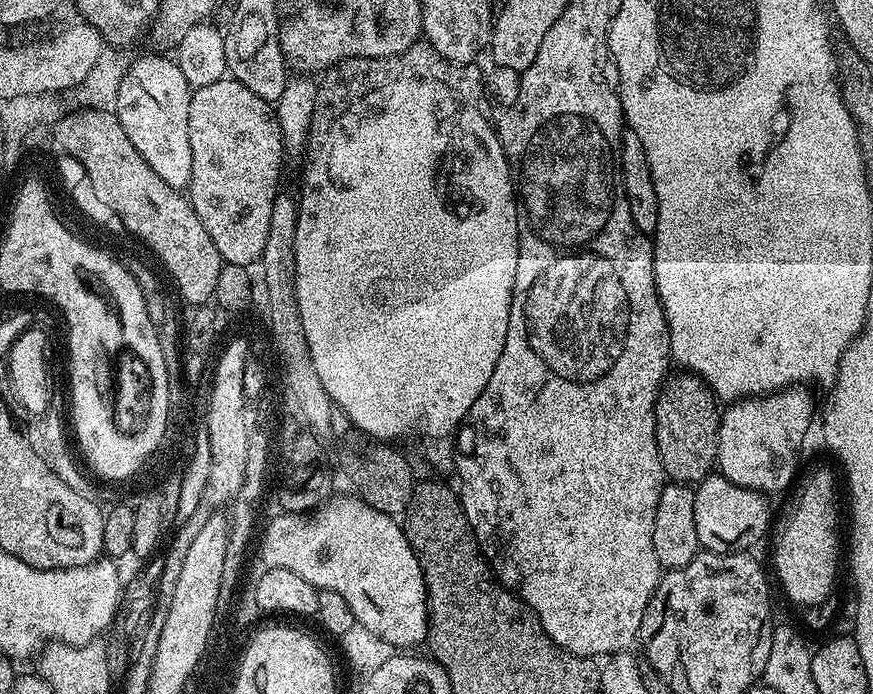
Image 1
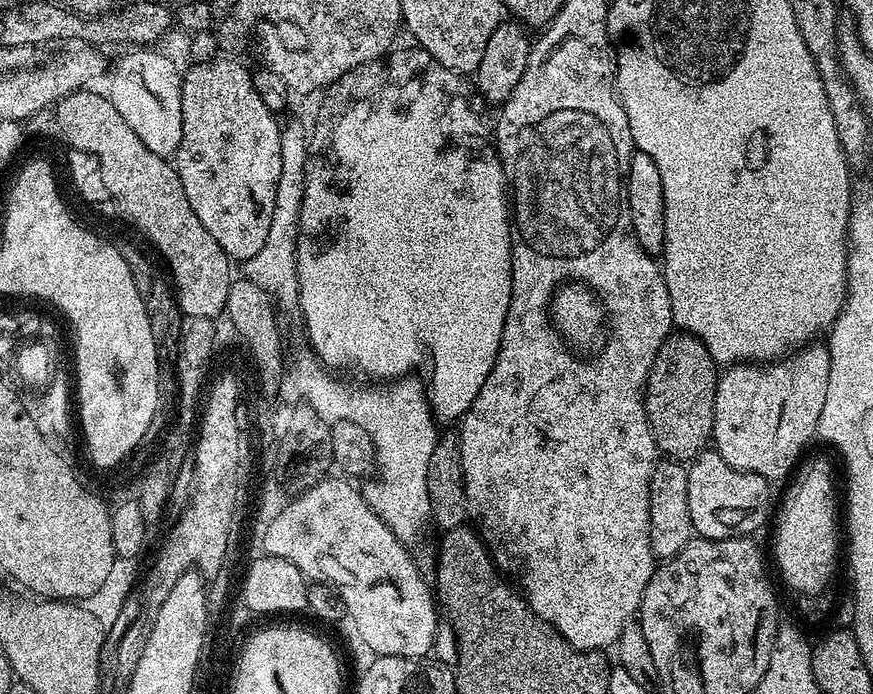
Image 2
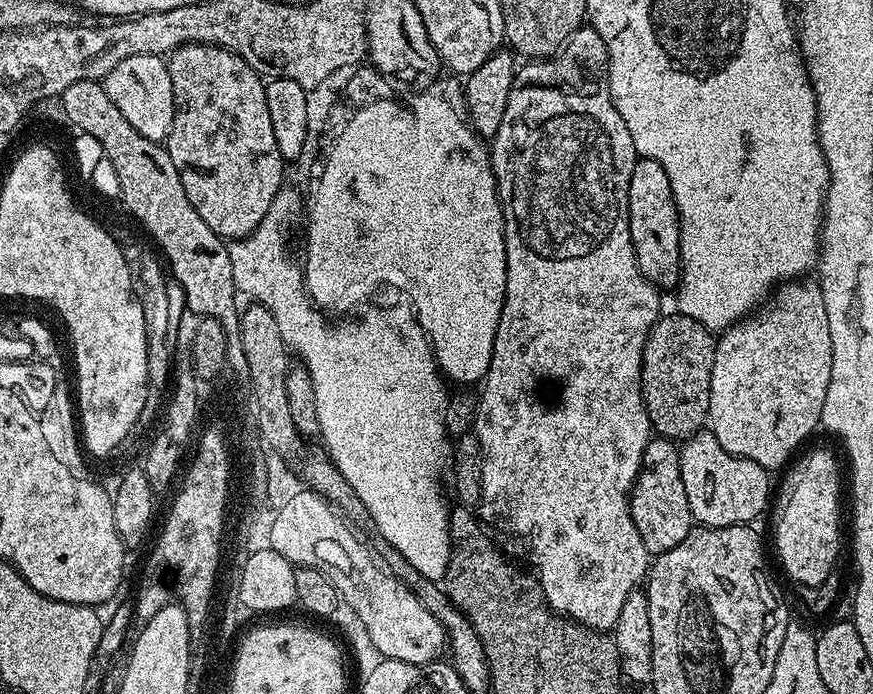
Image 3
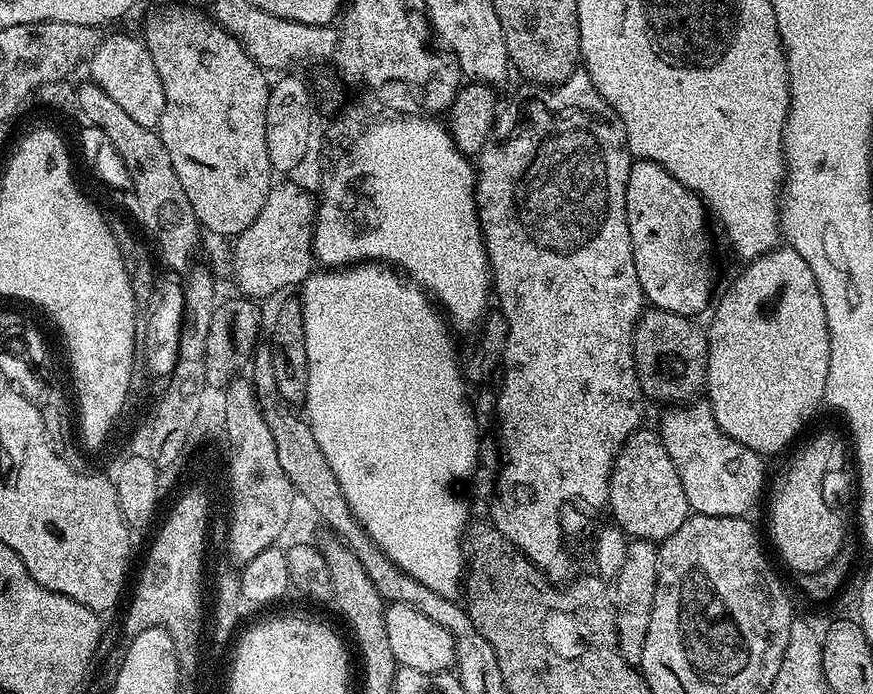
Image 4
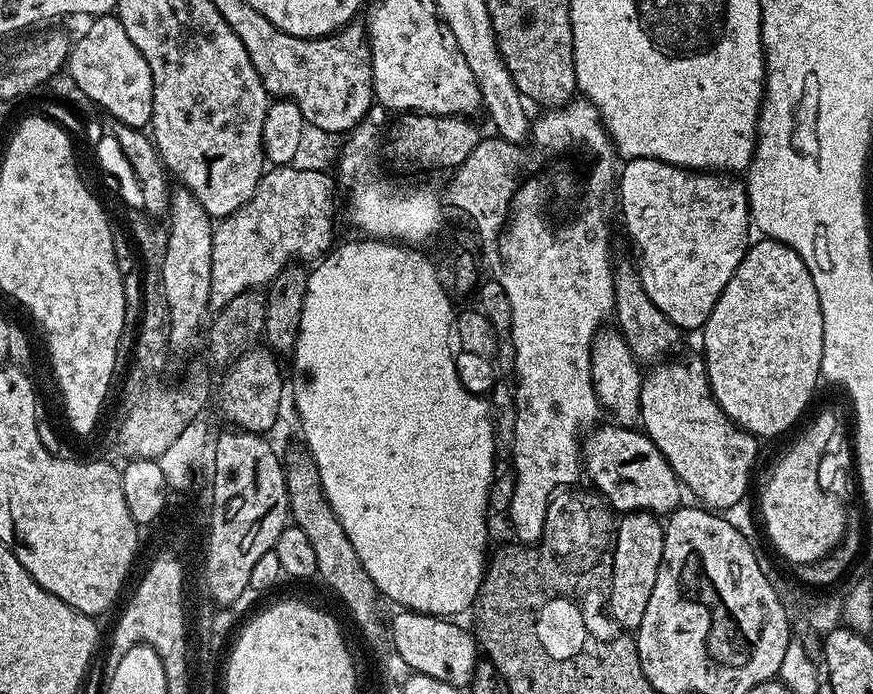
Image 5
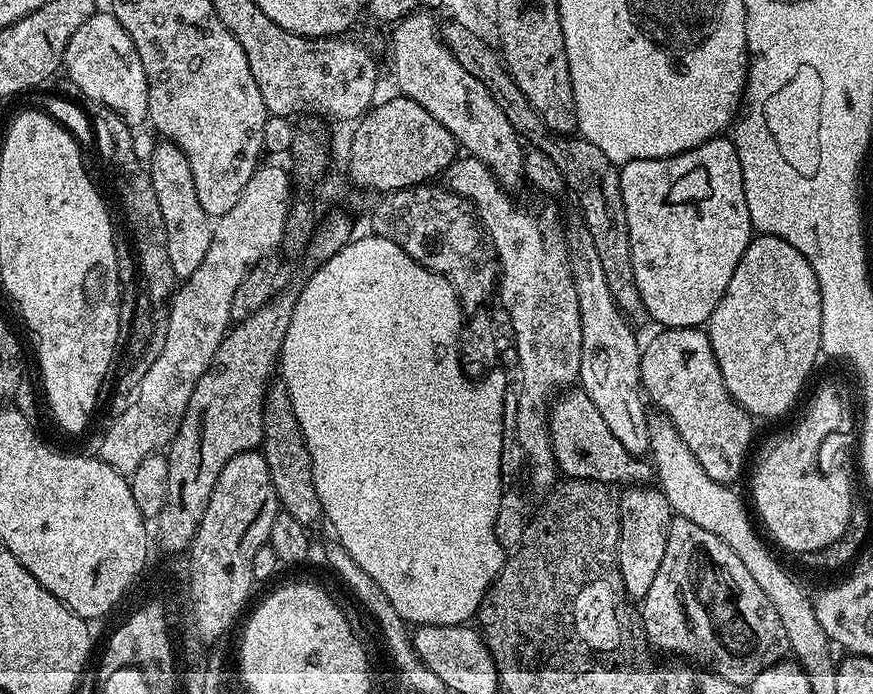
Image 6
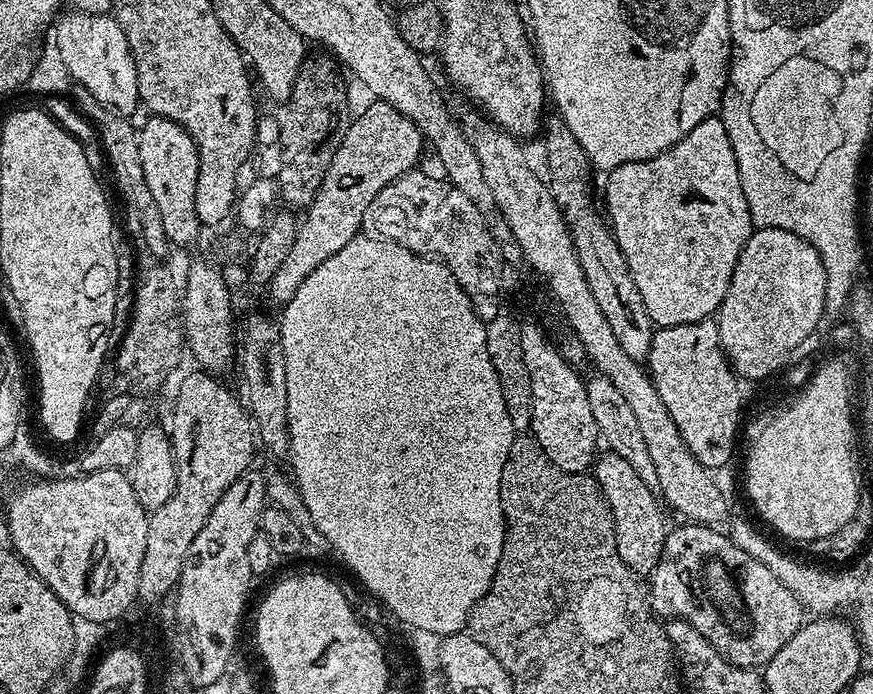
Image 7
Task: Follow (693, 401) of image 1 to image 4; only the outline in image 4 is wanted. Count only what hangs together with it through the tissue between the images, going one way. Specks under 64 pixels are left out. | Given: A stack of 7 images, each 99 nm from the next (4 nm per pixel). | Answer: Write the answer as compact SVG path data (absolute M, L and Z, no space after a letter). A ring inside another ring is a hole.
M661 308L645 309L635 326L632 353L641 393L647 399L682 404L701 395L708 378L708 333L691 317Z

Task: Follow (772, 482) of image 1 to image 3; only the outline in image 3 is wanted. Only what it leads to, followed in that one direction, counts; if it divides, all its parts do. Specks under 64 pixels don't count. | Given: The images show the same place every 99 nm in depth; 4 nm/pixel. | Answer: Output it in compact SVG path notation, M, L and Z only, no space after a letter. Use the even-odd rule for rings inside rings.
M812 278L779 285L755 312L719 333L716 342L707 427L718 438L722 450L769 470L783 469L797 455L796 447L813 435L830 386L830 318L826 318L826 302L819 283L808 279Z

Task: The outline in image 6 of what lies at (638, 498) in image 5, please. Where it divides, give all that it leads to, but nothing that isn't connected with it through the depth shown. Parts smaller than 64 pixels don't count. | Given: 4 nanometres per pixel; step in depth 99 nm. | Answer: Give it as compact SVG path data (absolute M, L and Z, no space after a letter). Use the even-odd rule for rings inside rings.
M581 390L561 391L551 401L548 433L556 467L569 480L597 480L609 486L644 486L653 479L653 465L643 455L632 455L623 448L598 414L597 407Z

